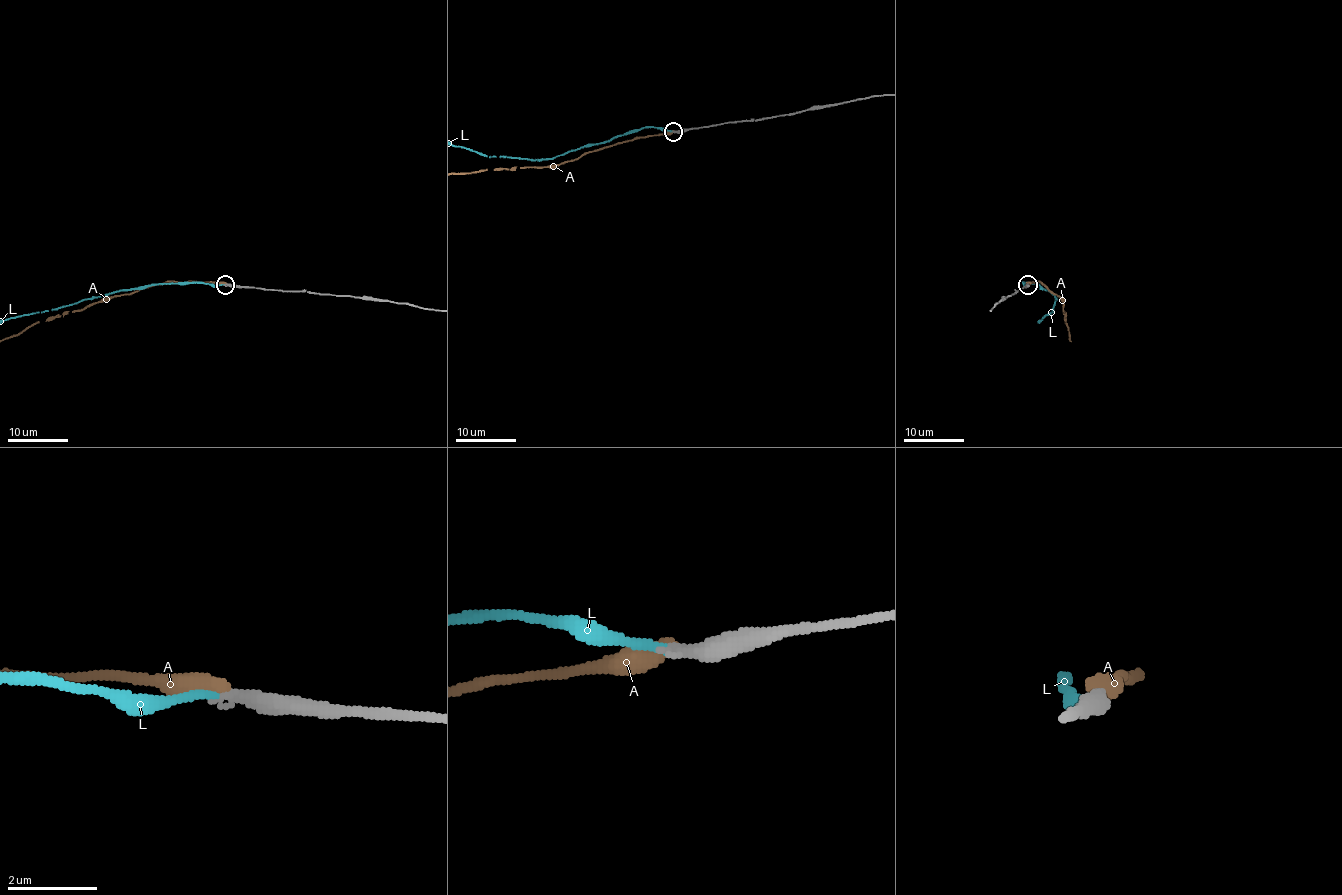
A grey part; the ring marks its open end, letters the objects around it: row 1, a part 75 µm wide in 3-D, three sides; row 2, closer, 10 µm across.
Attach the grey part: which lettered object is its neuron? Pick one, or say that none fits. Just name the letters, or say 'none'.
L

